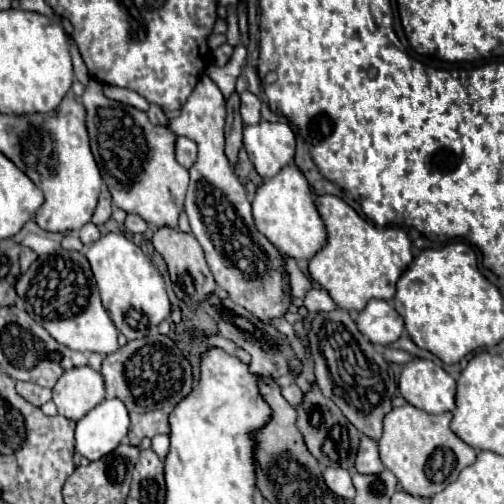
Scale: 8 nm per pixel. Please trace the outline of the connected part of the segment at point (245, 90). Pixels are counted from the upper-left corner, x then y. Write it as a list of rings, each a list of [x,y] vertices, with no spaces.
[[[241,75],[237,79],[237,93],[241,97],[241,117],[243,117],[243,123],[245,125],[251,125],[251,123],[259,123],[261,115],[259,115],[259,109],[261,109],[261,101],[257,95],[253,95],[249,91],[249,85],[247,85],[247,79],[245,75]]]

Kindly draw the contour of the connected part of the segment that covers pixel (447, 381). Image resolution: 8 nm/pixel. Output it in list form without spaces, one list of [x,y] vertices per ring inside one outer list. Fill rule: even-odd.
[[[431,359],[407,361],[399,375],[399,391],[407,403],[425,413],[455,409],[455,379]]]

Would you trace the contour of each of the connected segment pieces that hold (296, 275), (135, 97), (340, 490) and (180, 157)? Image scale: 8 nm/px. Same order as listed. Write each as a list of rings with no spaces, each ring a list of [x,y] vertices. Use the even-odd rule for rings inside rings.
[[[285,257],[285,267],[287,267],[289,279],[291,279],[291,293],[293,293],[293,297],[303,299],[307,295],[307,291],[311,289],[311,281],[299,271],[299,267],[295,265],[295,259]]]
[[[103,85],[103,93],[119,103],[125,103],[125,105],[133,106],[139,110],[147,112],[149,109],[149,103],[144,97],[141,97],[139,93],[131,91],[131,89],[121,89],[121,87],[113,87],[113,85]]]
[[[327,467],[323,471],[323,479],[325,479],[327,487],[331,491],[335,491],[335,495],[339,495],[343,499],[353,499],[355,497],[355,487],[351,483],[351,473],[347,469]]]
[[[177,137],[177,161],[189,169],[195,163],[195,155],[197,155],[195,143],[187,137]]]

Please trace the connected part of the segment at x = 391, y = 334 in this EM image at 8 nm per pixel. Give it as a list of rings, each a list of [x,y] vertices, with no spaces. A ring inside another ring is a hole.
[[[371,299],[367,303],[357,317],[357,327],[373,345],[389,345],[397,341],[405,329],[395,307],[381,299]]]

